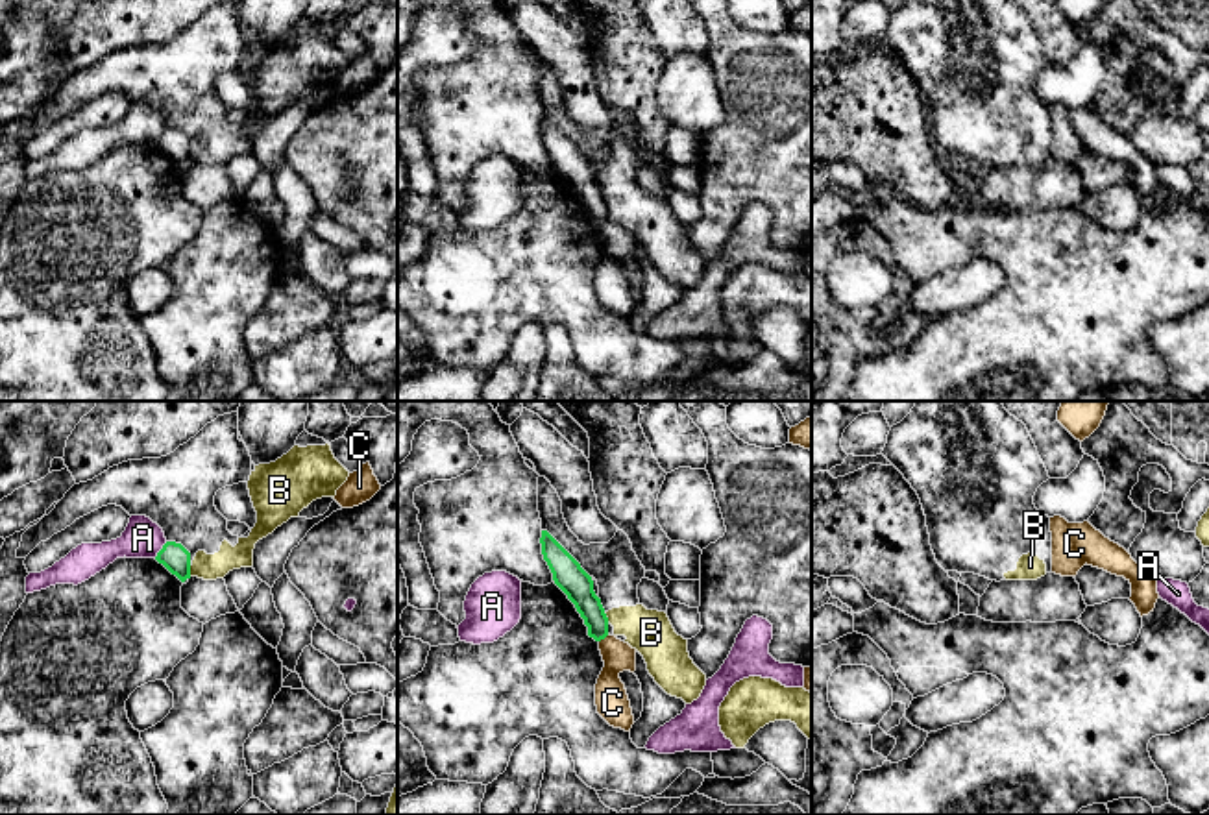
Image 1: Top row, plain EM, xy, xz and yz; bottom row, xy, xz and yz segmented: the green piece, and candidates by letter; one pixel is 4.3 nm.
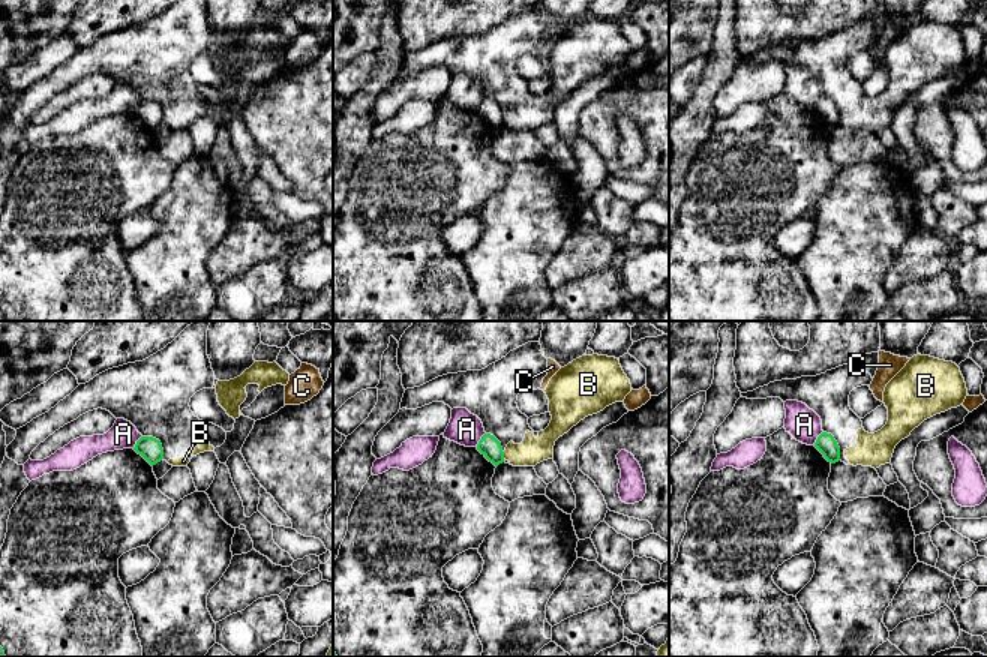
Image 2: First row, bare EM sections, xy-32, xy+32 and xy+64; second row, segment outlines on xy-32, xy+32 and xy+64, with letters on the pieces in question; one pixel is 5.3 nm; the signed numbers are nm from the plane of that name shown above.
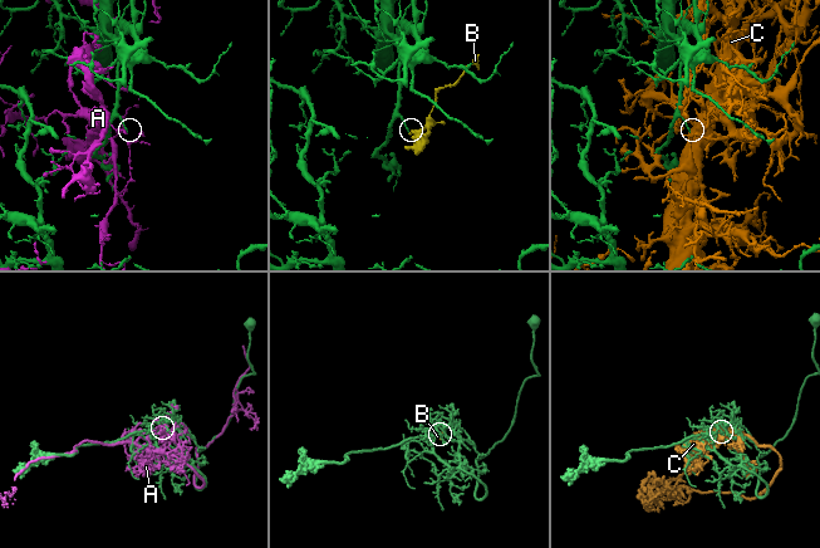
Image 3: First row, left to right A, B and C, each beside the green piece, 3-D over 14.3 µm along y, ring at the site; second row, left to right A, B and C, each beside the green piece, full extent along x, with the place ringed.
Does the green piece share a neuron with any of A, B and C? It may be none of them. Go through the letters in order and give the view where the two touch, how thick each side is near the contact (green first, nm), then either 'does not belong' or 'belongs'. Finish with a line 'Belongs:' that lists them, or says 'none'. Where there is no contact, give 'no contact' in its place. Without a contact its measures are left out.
A: meets green in xy; 120 nm thick on the green side, 170 nm on the other; does not belong
B: meets green in xy; 120 nm thick on the green side, 110 nm on the other; does not belong
C: meets green in xz; 130 nm thick on the green side, 140 nm on the other; does not belong
Belongs: none

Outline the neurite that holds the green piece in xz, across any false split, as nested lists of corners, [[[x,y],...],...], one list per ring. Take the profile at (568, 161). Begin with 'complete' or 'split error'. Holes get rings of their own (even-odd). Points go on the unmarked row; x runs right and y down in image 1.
complete; [[[542,116],[540,129],[555,170],[575,190],[588,213],[588,222],[595,227],[604,225],[608,222],[608,203],[601,185],[593,177],[592,163],[547,116]]]

